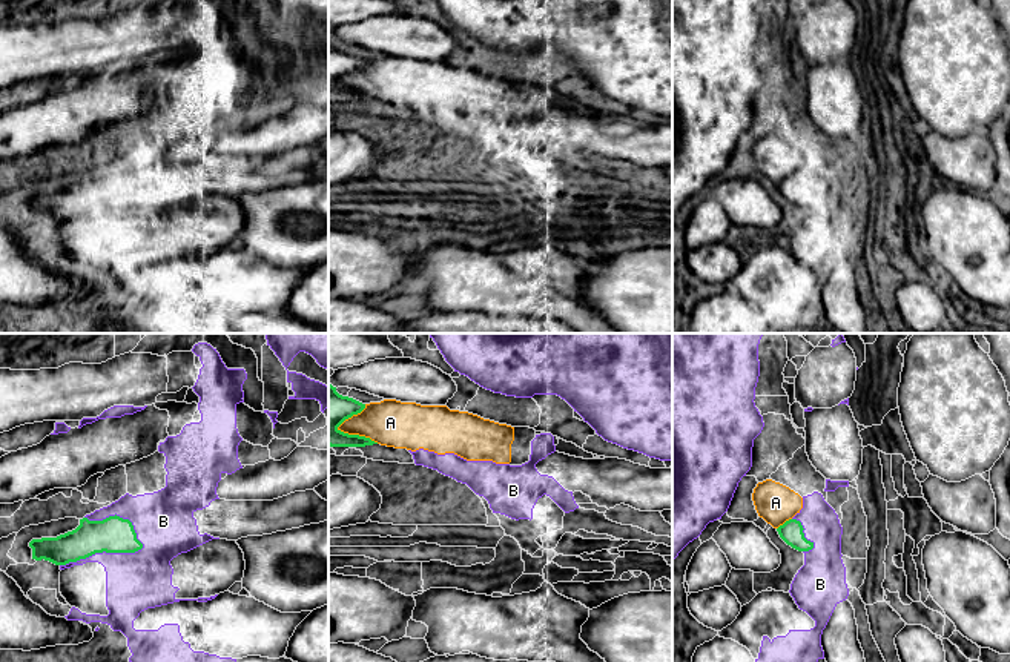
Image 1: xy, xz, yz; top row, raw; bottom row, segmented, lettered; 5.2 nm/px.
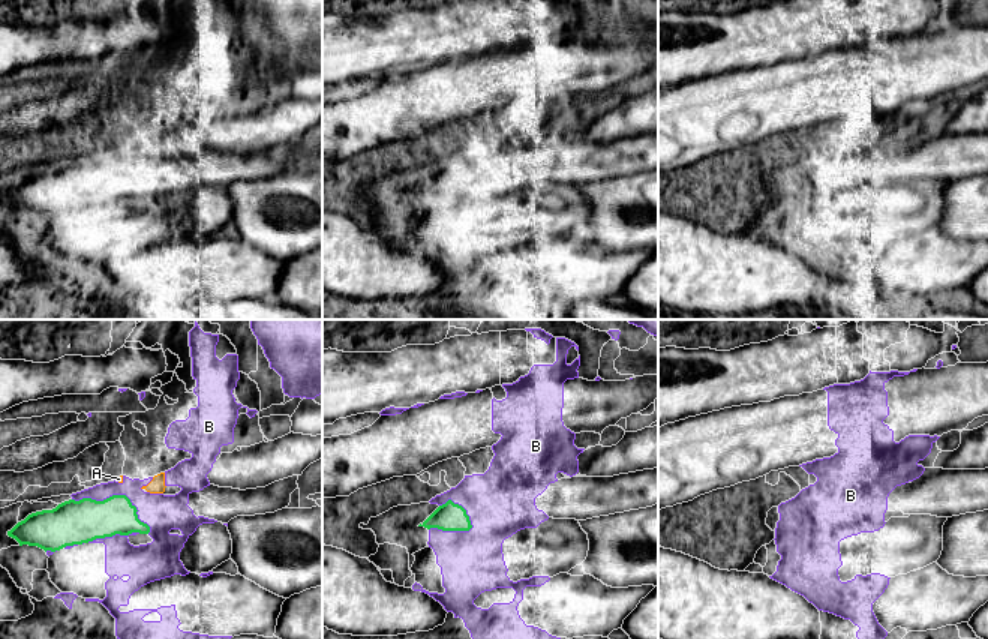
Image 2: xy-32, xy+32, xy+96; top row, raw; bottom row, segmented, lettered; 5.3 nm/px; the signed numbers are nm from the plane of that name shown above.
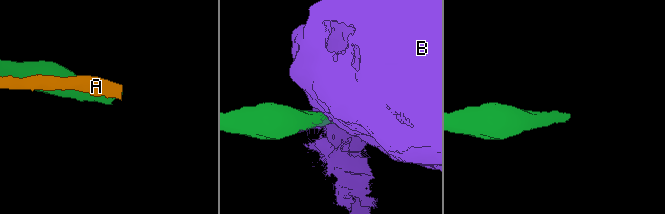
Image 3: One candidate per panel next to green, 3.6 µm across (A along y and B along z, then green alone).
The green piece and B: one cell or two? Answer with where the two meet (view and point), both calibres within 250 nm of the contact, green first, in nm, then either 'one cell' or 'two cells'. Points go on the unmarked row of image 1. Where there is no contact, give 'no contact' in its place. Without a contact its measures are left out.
xy (102, 208) | 190/300 nm | two cells

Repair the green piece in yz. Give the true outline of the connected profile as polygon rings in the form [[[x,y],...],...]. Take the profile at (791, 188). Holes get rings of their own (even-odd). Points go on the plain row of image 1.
[[[789,175],[777,184],[780,194],[798,207],[809,207],[814,204],[814,198],[807,197],[803,189],[803,181],[797,175]]]

